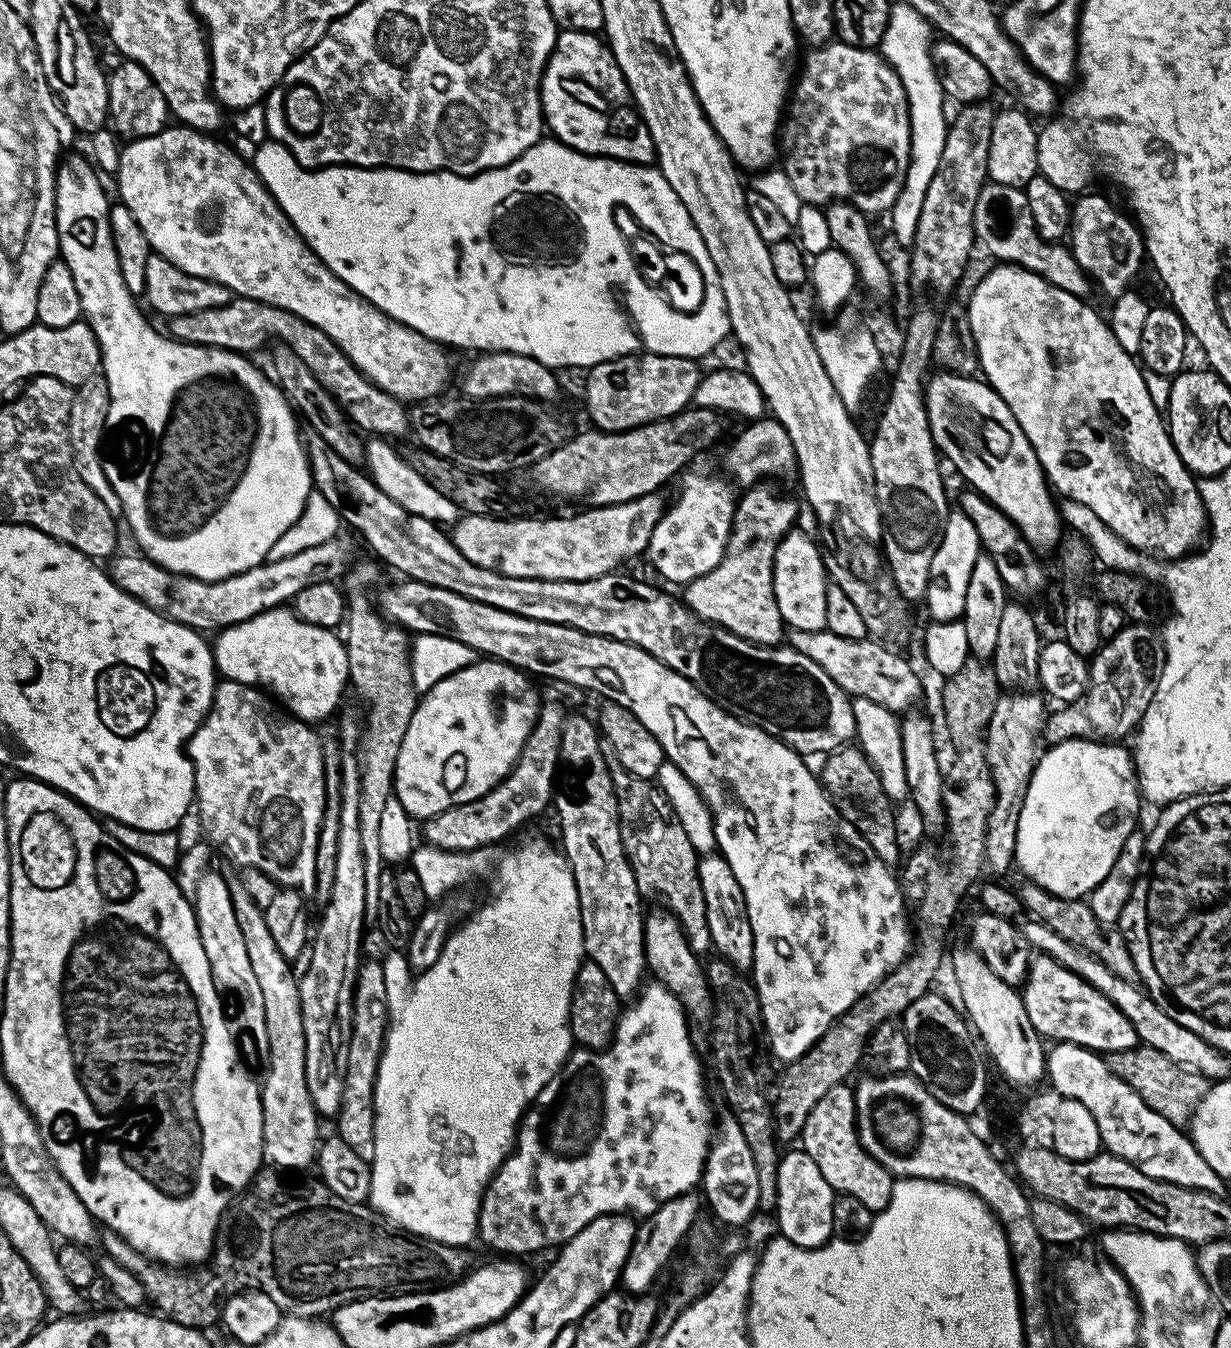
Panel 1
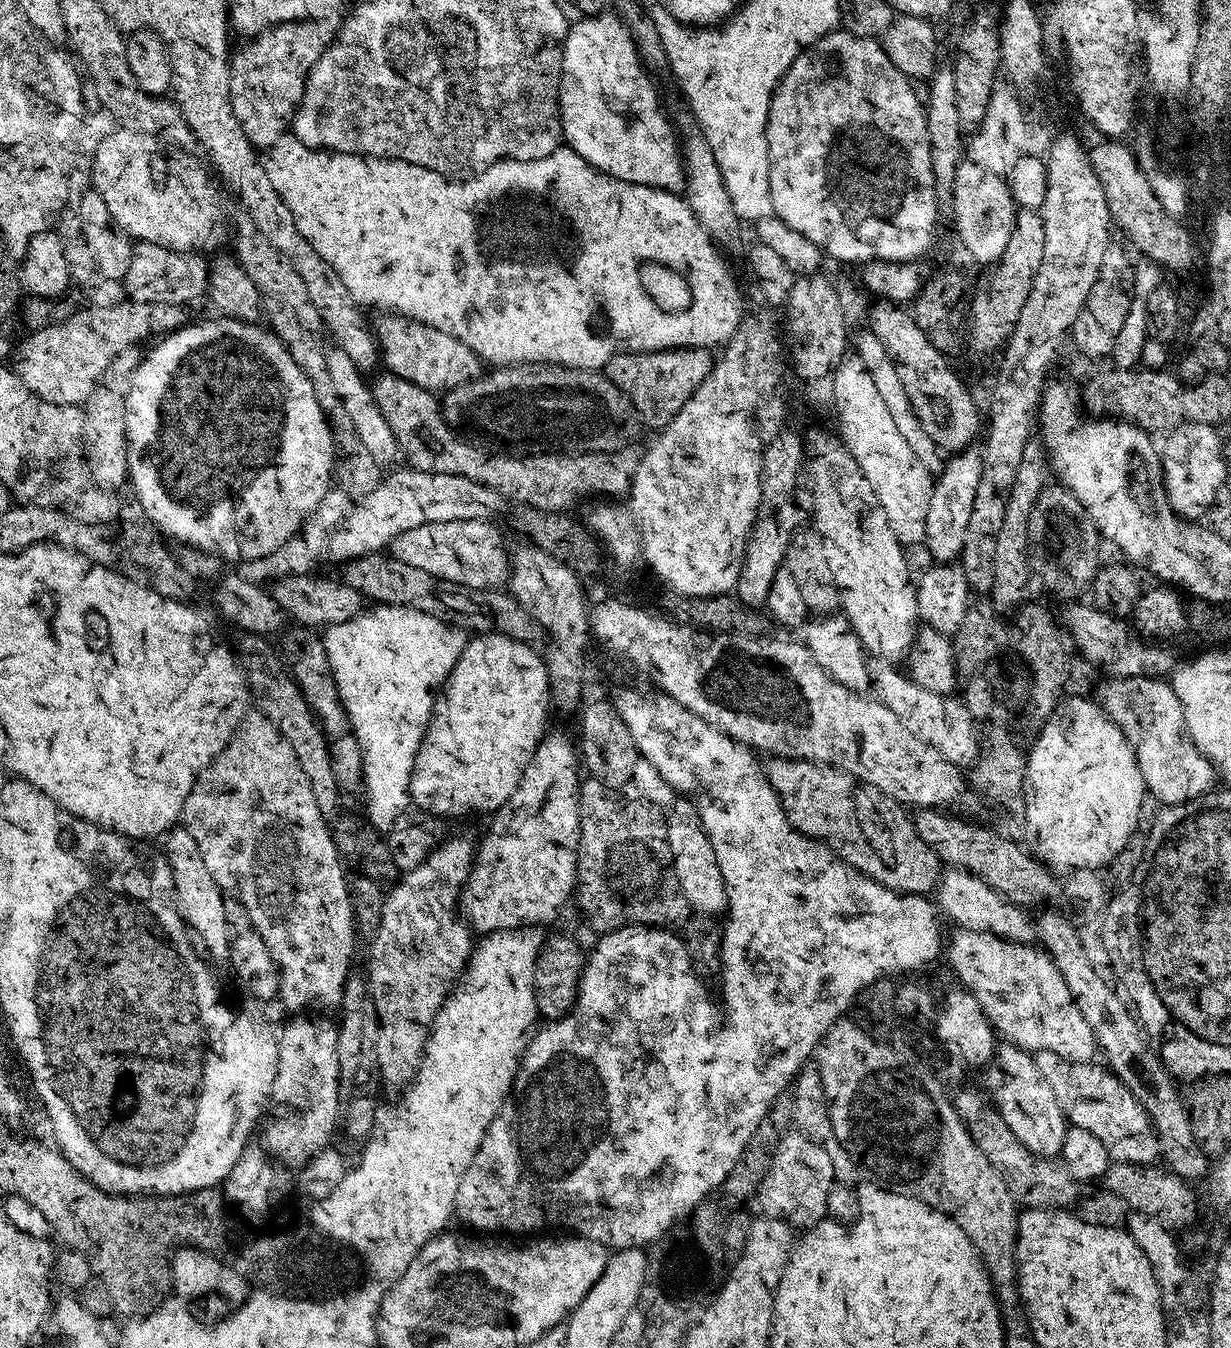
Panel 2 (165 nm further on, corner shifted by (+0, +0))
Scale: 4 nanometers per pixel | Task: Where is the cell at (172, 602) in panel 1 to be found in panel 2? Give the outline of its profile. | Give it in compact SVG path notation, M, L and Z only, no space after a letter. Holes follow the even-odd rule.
M404 466L401 472L392 472L381 479L378 490L368 494L366 498L357 500L349 507L346 518L328 539L326 556L337 560L340 566L354 558L362 558L371 552L384 552L402 530L414 530L414 526L422 526L430 522L458 522L459 520L495 521L495 516L506 506L505 496L490 486L482 486L482 482L473 482L471 478L458 478L458 474L430 474L419 472L411 466Z

